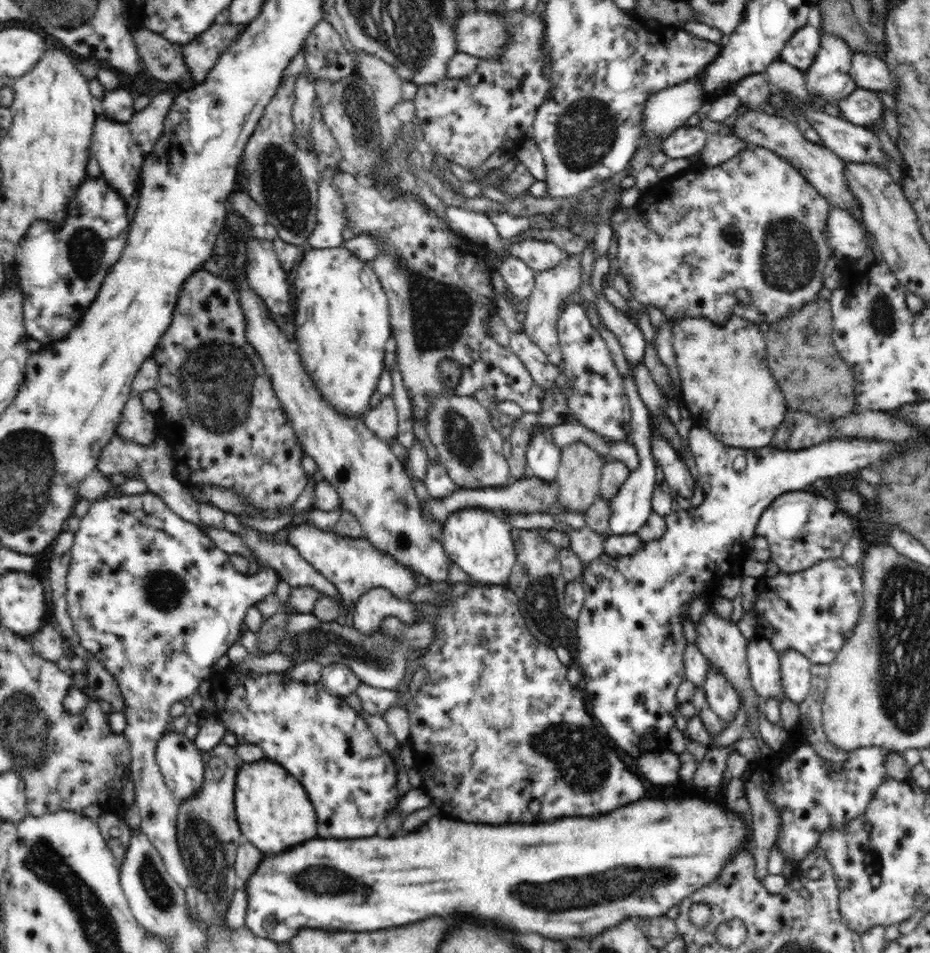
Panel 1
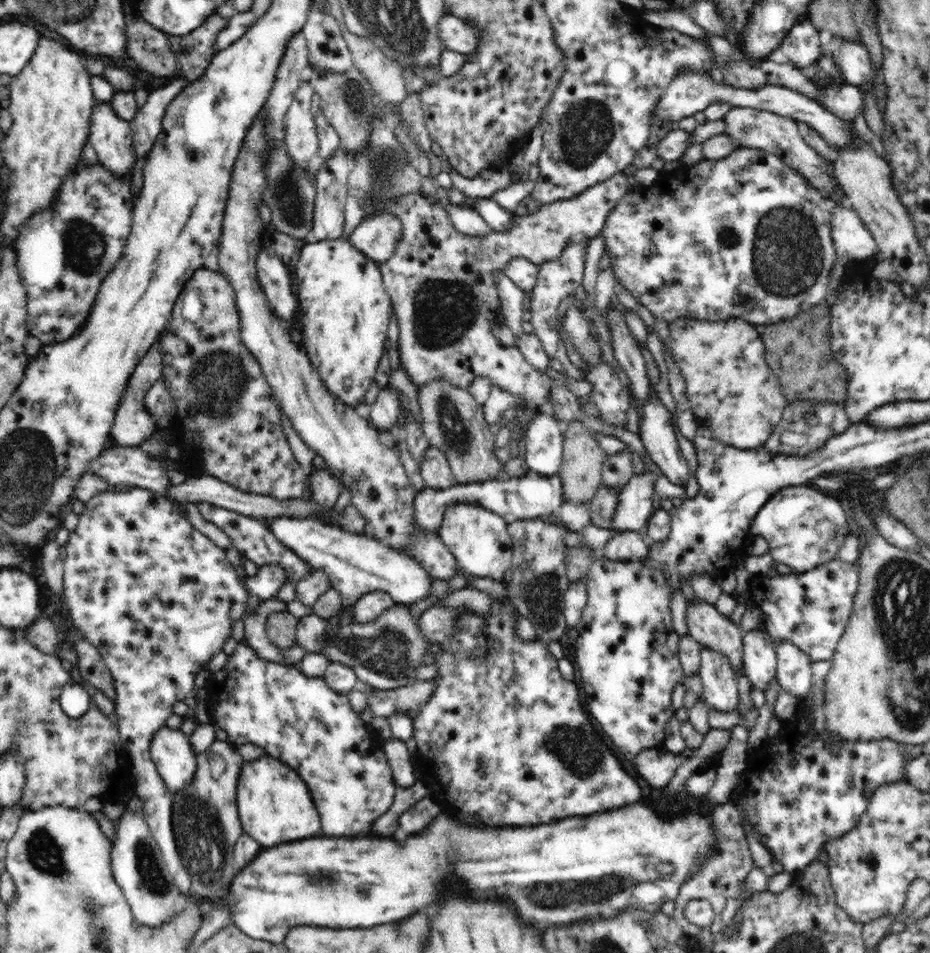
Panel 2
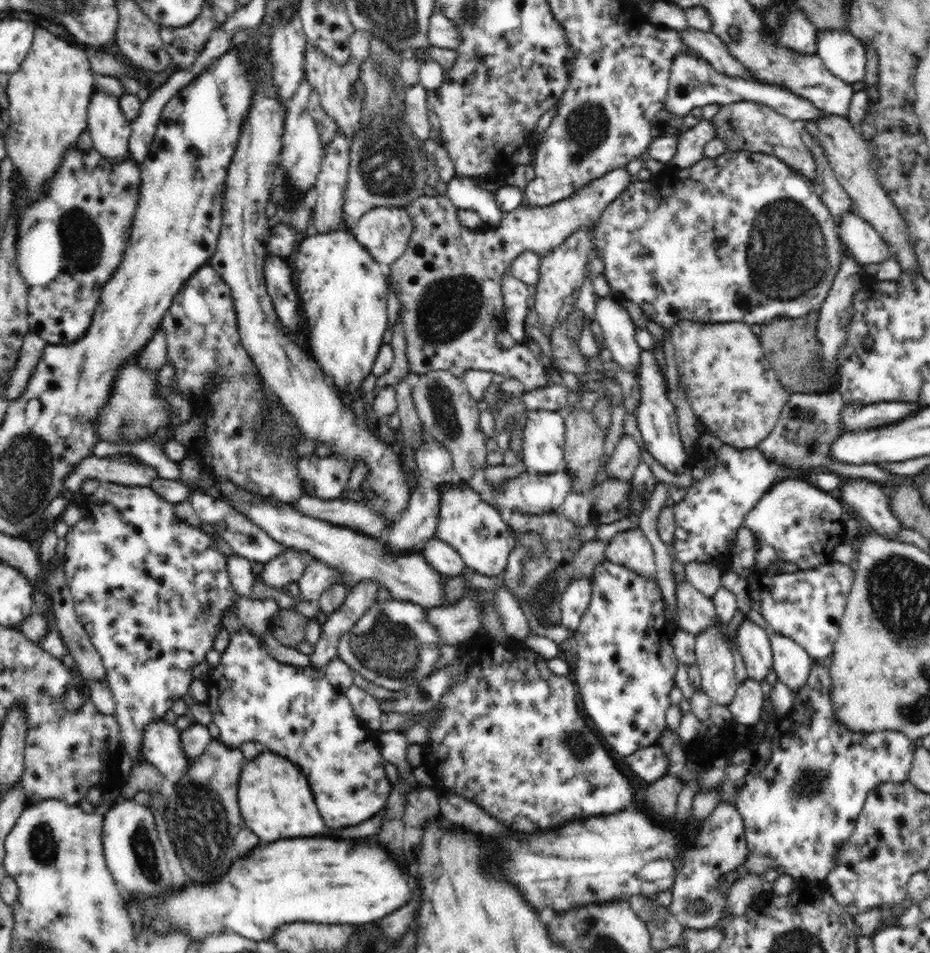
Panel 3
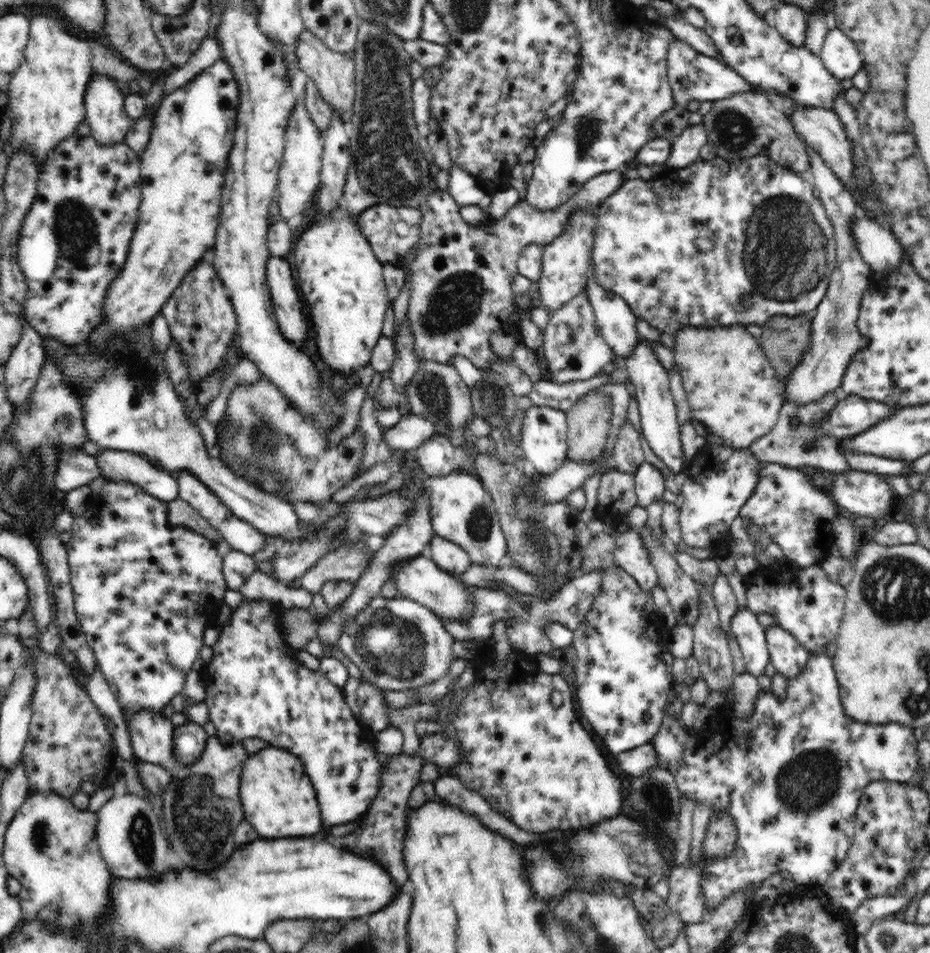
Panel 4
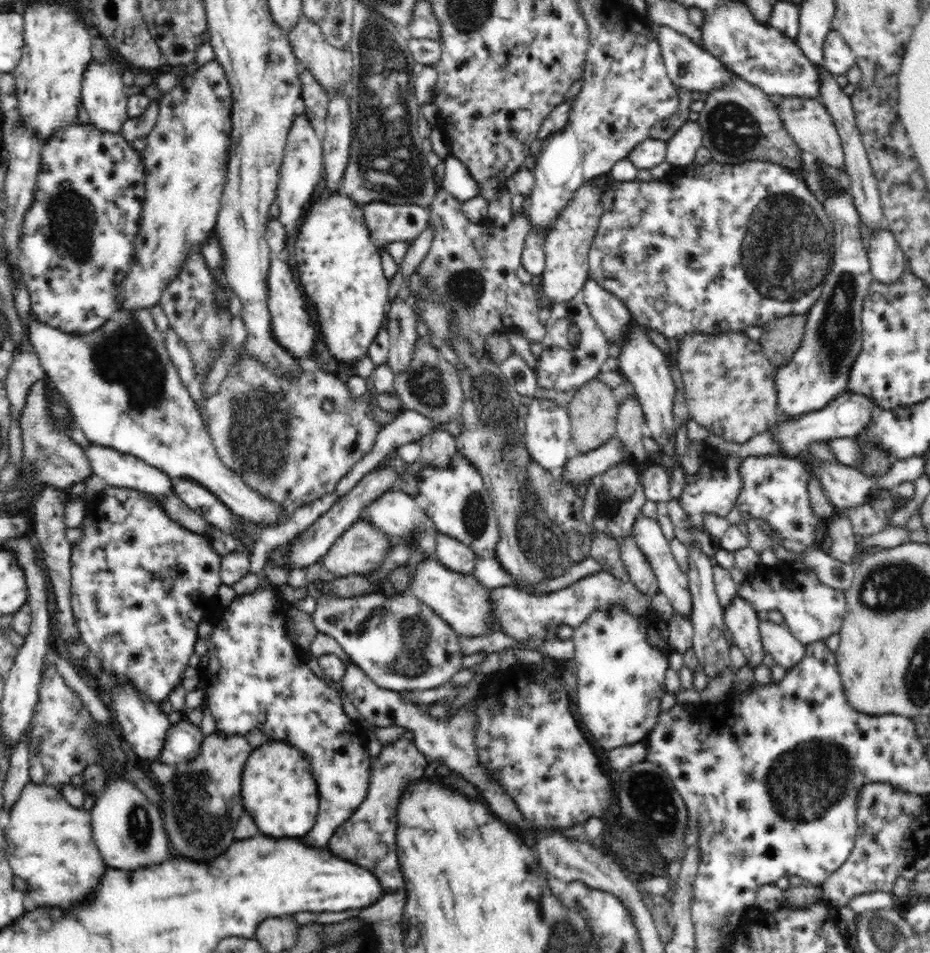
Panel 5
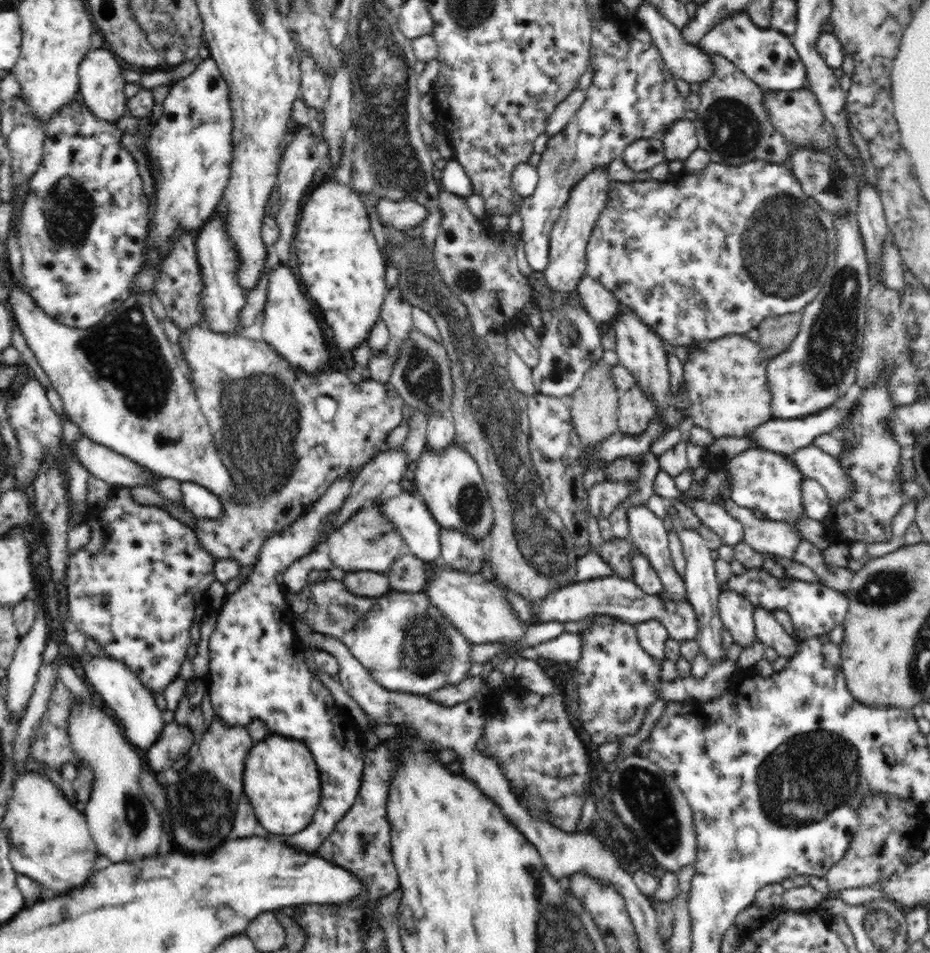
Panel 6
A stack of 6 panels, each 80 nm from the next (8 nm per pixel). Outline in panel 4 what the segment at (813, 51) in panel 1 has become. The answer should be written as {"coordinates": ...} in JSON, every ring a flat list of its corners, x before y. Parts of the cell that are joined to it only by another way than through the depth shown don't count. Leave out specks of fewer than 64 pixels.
{"coordinates":[[781,4,781,8,774,14,776,31,792,46,804,47,807,31,807,14,796,5]]}

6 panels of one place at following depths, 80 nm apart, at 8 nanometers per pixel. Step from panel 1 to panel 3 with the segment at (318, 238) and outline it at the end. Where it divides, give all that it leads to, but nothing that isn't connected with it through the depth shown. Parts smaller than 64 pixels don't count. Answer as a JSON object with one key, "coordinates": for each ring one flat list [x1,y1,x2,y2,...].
{"coordinates":[[339,130,334,140,325,147,324,156,315,184,318,192,316,205,313,207,311,232,332,233,343,226,343,206,345,202,345,190,347,187,348,164,350,164,350,140]]}

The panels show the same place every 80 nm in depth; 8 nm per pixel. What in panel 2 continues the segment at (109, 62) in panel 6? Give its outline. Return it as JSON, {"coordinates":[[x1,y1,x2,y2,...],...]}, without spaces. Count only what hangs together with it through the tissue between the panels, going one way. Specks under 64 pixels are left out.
{"coordinates":[[109,102,97,103,90,116,89,142,97,152,99,164,113,176,124,176,136,162,133,132,129,121,122,120]]}

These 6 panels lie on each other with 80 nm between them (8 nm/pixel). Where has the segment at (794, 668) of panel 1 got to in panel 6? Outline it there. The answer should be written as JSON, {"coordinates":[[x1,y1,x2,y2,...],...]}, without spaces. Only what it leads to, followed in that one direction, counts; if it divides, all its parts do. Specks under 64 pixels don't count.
{"coordinates":[[754,607,754,624,757,638,767,647,774,648,778,656,789,661,798,652,798,640,786,633,774,618,773,611]]}

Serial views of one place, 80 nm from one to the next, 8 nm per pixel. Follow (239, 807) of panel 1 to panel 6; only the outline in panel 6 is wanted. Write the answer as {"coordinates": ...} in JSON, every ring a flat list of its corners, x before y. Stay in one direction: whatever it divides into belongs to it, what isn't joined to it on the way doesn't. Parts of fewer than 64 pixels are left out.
{"coordinates":[[279,734,270,735,266,740,256,742,245,760,243,792,254,808,258,822,268,832,282,837,302,832,312,822,312,816,321,799,320,773,308,747,301,740,292,740]]}

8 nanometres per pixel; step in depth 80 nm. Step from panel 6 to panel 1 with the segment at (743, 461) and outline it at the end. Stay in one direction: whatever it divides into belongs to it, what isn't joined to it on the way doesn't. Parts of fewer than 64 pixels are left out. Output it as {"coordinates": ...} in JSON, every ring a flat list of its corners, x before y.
{"coordinates":[[795,491,782,494,776,498,772,505,762,512,755,531,756,535,767,540,771,552,771,561,780,568,781,573,796,573,812,568,824,560,841,557,844,546,848,544,850,537,854,536,854,528,850,519,843,510,840,510,836,502,818,496,818,494]]}

